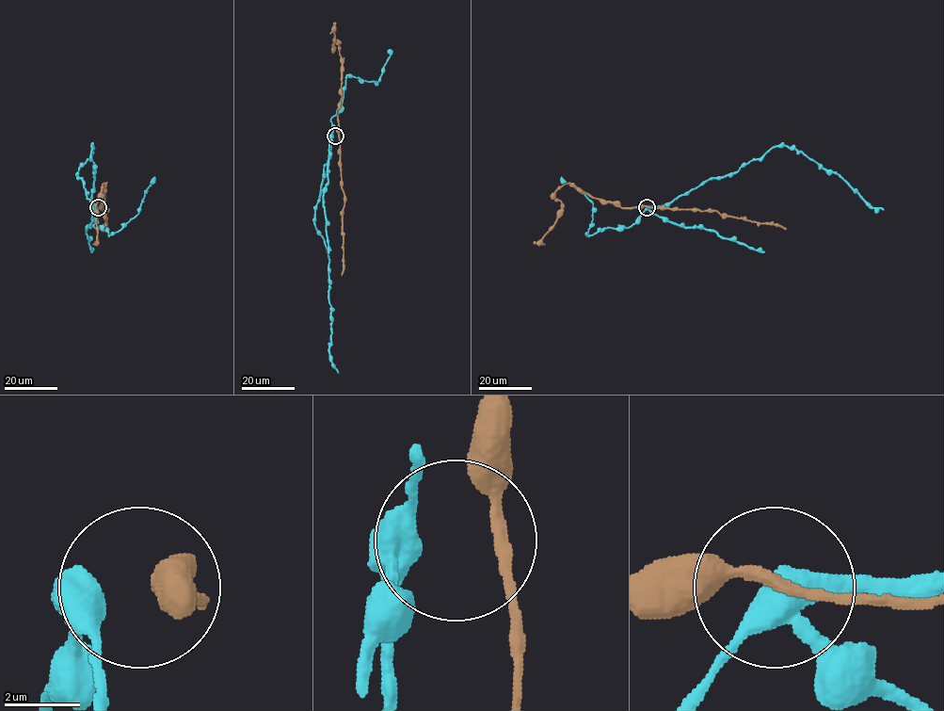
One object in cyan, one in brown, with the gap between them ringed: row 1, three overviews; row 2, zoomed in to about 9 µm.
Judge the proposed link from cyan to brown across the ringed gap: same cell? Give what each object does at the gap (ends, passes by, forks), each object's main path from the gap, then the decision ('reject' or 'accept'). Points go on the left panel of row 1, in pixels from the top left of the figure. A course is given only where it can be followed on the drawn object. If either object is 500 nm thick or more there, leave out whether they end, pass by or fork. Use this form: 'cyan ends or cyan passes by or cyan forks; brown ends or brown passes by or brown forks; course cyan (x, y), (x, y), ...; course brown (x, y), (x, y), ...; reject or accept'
course cyan (96, 207), (87, 197), (77, 173), (89, 158), (91, 145), (94, 163), (92, 202), (102, 210); course brown (101, 206), (104, 201), (104, 184), (95, 201), (98, 243); accept

